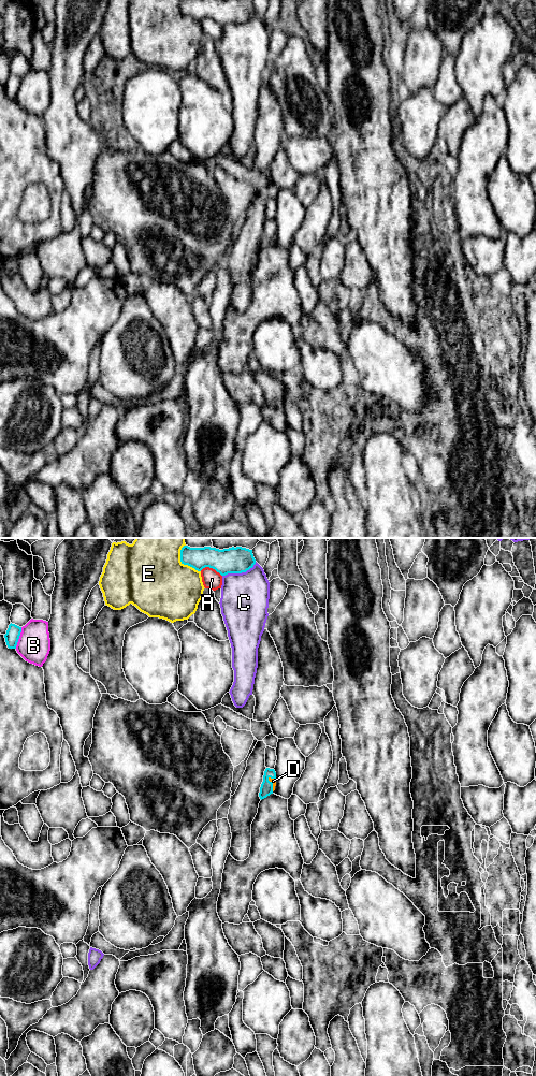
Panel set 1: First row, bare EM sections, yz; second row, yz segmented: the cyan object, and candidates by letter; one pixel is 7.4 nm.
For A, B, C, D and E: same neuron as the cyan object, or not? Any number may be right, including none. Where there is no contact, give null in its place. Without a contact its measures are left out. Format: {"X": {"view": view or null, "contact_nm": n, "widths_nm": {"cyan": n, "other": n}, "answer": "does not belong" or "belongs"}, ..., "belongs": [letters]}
{"A": {"view": "yz", "contact_nm": 170, "widths_nm": {"cyan": 180, "other": 140}, "answer": "does not belong"}, "B": {"view": "yz", "contact_nm": 170, "widths_nm": {"cyan": 110, "other": 240}, "answer": "does not belong"}, "C": {"view": "yz", "contact_nm": 280, "widths_nm": {"cyan": 180, "other": 360}, "answer": "does not belong"}, "D": {"view": "yz", "contact_nm": 120, "widths_nm": {"cyan": 100, "other": 40}, "answer": "belongs"}, "E": {"view": "yz", "contact_nm": 220, "widths_nm": {"cyan": 150, "other": 480}, "answer": "does not belong"}, "belongs": ["D"]}

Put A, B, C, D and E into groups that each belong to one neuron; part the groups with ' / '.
A / B / C / D / E

